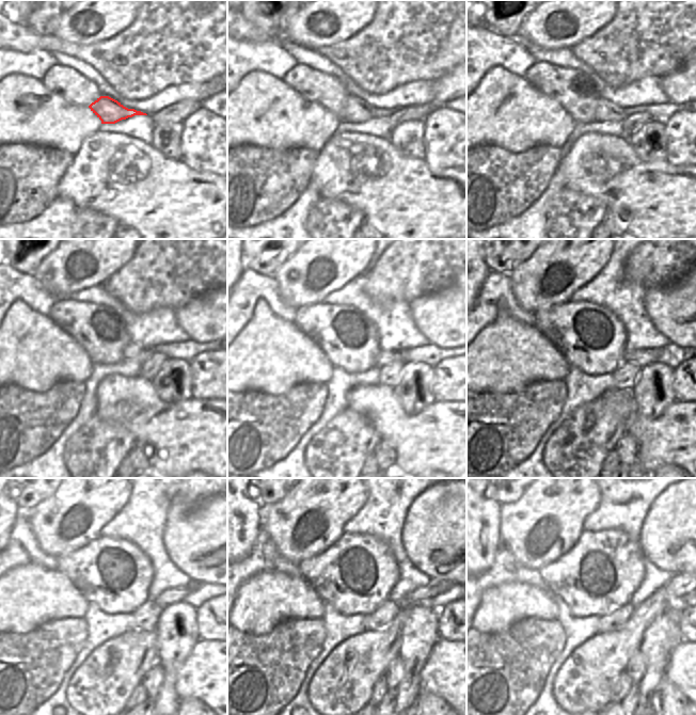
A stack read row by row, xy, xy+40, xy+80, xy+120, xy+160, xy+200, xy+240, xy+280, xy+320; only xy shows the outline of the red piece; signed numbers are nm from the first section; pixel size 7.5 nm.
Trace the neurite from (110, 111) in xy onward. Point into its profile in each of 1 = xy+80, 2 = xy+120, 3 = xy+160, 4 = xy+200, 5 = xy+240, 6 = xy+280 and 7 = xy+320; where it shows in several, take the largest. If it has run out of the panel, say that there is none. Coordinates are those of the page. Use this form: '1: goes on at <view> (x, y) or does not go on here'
1: goes on at xy+80 (605, 111)
2: goes on at xy+120 (188, 350)
3: goes on at xy+160 (430, 354)
4: goes on at xy+200 (670, 354)
5: goes on at xy+240 (194, 594)
6: goes on at xy+280 (437, 593)
7: goes on at xy+320 (681, 588)

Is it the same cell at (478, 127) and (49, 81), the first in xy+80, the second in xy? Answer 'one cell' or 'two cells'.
two cells

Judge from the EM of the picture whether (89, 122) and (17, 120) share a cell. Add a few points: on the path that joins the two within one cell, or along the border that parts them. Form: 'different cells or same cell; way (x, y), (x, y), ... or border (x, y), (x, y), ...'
same cell; way (70, 122), (35, 122)

